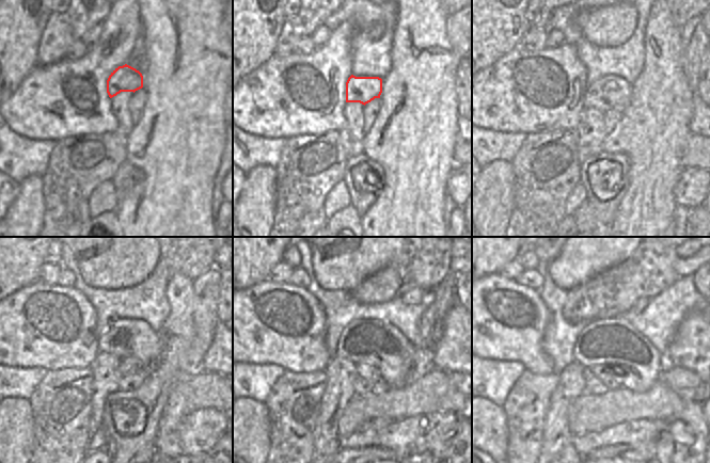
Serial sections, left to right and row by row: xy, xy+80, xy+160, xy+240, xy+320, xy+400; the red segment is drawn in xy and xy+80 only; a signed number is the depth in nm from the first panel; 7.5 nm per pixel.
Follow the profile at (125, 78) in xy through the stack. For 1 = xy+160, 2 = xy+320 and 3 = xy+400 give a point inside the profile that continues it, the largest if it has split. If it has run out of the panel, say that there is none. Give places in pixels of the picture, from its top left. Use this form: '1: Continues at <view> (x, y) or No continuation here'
1: Continues at xy+160 (611, 92)
2: Continues at xy+320 (376, 342)
3: Continues at xy+400 (613, 341).

